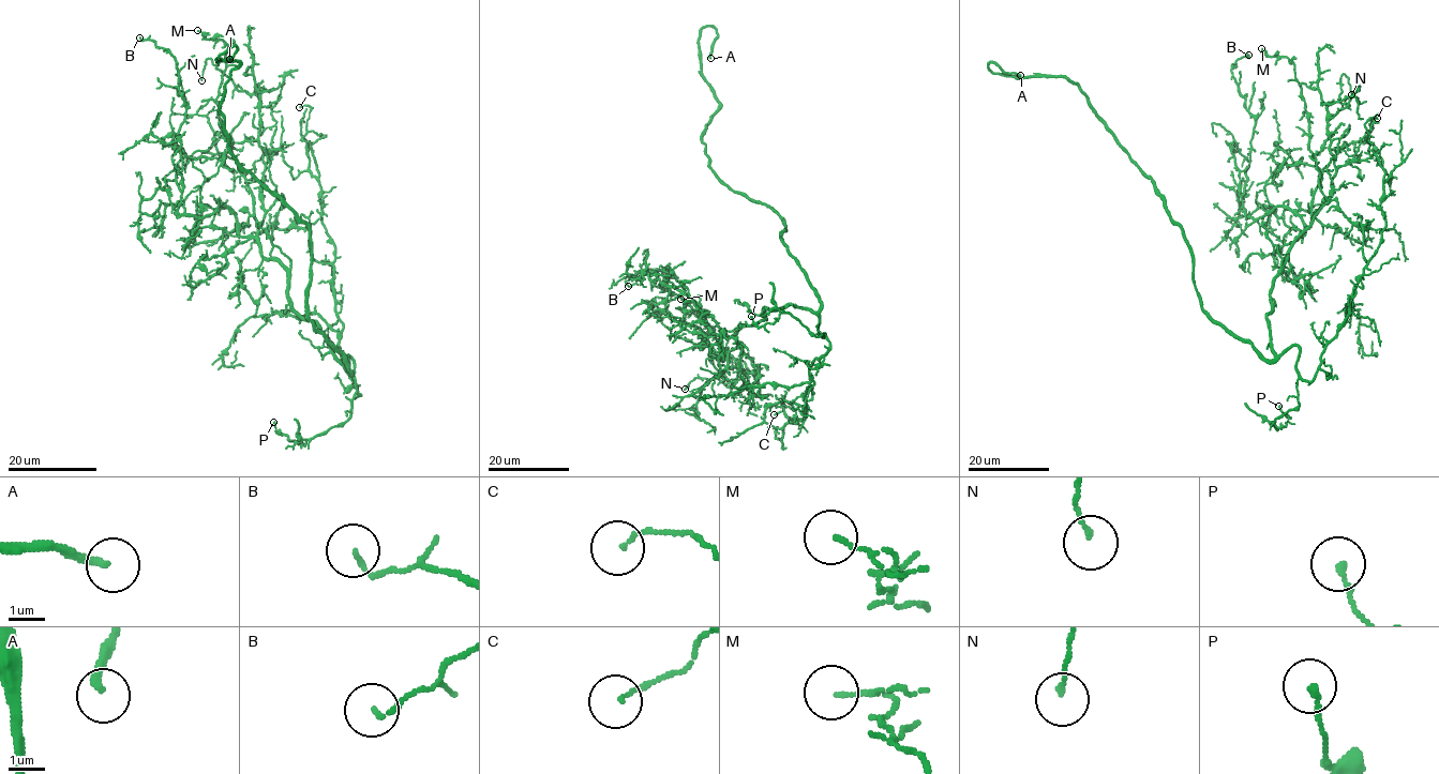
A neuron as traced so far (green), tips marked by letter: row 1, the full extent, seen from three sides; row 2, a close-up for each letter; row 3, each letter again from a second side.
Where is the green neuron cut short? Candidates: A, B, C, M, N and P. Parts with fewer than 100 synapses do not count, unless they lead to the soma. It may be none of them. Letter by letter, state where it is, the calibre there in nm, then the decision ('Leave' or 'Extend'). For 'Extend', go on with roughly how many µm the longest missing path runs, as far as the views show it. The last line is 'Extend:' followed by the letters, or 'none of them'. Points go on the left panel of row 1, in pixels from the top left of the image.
A: Place: (229, 59). Thickness 220 nm. Extend. Missing length about 140 µm
B: Place: (139, 38). Thickness 120 nm. Leave
C: Place: (299, 107). Thickness 90 nm. Leave
M: Place: (197, 30). Thickness 100 nm. Leave
N: Place: (201, 80). Thickness 120 nm. Leave
P: Place: (273, 422). Thickness 180 nm. Leave
Extend: A

